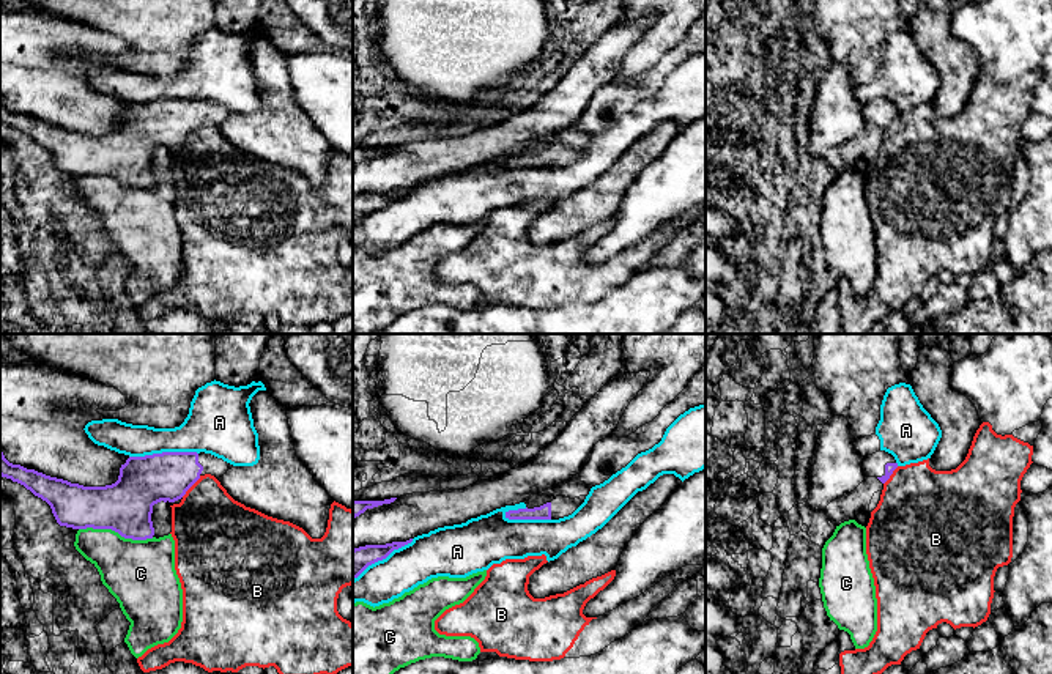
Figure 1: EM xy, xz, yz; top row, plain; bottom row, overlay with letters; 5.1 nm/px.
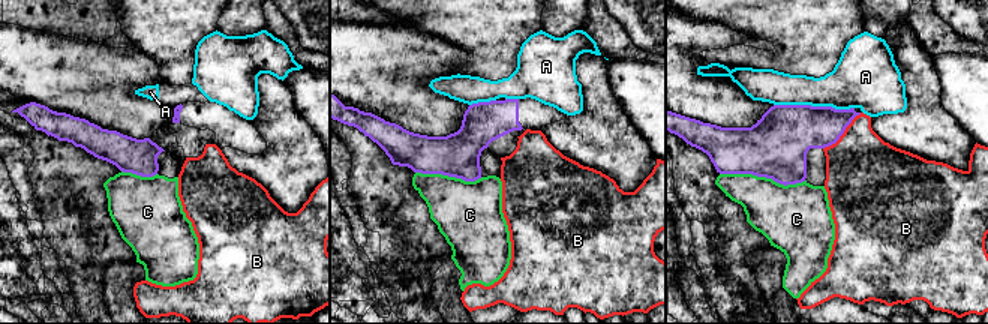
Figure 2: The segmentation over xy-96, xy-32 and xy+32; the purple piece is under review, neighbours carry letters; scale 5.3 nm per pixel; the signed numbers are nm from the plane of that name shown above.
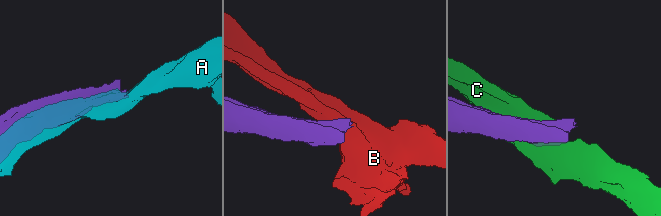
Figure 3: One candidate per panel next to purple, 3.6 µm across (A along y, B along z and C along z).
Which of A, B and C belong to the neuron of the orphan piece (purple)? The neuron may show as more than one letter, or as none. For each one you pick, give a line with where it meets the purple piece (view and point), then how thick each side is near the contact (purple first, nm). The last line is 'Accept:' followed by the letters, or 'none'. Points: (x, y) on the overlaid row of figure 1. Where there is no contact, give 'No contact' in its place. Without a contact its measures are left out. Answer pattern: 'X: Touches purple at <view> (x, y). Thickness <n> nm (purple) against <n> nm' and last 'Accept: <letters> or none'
Accept: none

